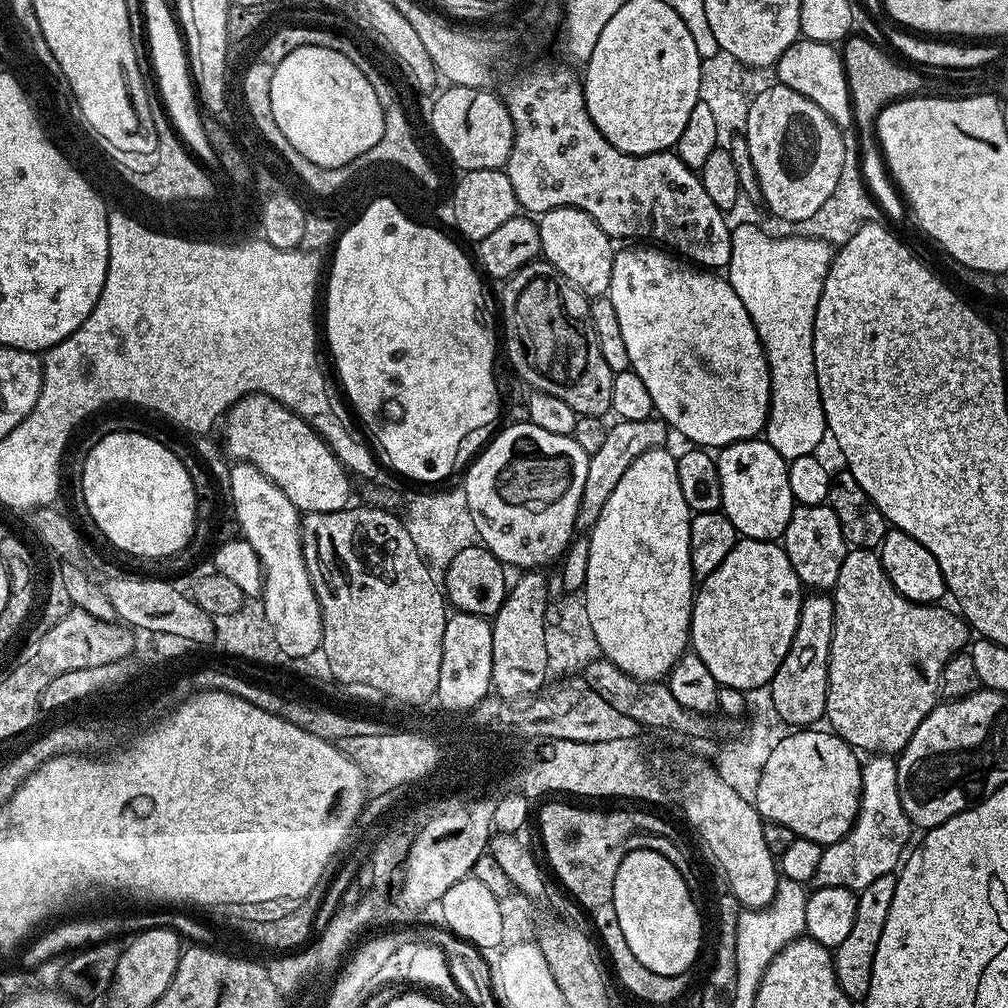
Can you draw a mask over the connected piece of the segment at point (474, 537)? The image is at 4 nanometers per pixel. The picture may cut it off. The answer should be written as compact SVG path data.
M368 482L358 488L359 503L367 508L380 509L398 516L406 526L410 538L418 546L419 552L428 561L428 567L438 574L448 568L456 554L479 543L480 535L470 513L469 502L462 486L448 490L418 490L420 492L400 492L398 489L380 482Z

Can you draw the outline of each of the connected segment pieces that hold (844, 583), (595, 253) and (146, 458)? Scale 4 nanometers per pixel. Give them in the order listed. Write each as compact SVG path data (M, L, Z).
M871 548L848 551L830 595L834 602L834 626L828 663L828 701L824 711L827 727L853 750L864 754L899 754L910 738L914 738L914 730L918 730L922 718L936 707L942 670L950 657L969 643L969 625L951 607L907 600L888 581L879 555Z
M555 208L539 217L540 251L583 296L595 298L607 293L612 273L614 241L612 237L586 214L577 208Z
M108 432L92 449L88 452L88 457L84 460L84 469L80 472L80 488L84 491L84 504L88 507L88 516L96 523L96 528L113 544L116 548L121 548L124 552L129 552L135 558L145 560L158 560L162 556L173 556L175 552L181 552L183 548L189 547L193 543L196 530L196 505L198 501L194 486L191 484L190 474L180 456L176 457L166 445L160 440L155 440L152 436L147 436L144 432Z

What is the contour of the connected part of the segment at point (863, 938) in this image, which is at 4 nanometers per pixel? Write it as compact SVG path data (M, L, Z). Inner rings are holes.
M892 872L882 874L870 882L870 886L859 889L856 898L856 913L854 914L854 930L850 930L850 935L842 941L842 946L838 946L832 952L832 965L834 974L838 978L838 986L853 1002L863 1002L870 990L870 974L874 970L874 950L878 950L878 938L882 938L882 929L886 926L886 914L890 914L890 902L894 902L894 886L896 876Z

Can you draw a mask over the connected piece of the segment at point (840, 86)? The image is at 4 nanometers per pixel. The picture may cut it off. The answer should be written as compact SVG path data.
M801 38L790 46L790 50L786 50L786 54L782 54L782 58L778 58L774 66L775 72L775 79L779 83L802 94L802 98L810 98L810 102L821 108L840 129L848 130L848 127L853 127L852 99L848 93L844 61L833 45Z

